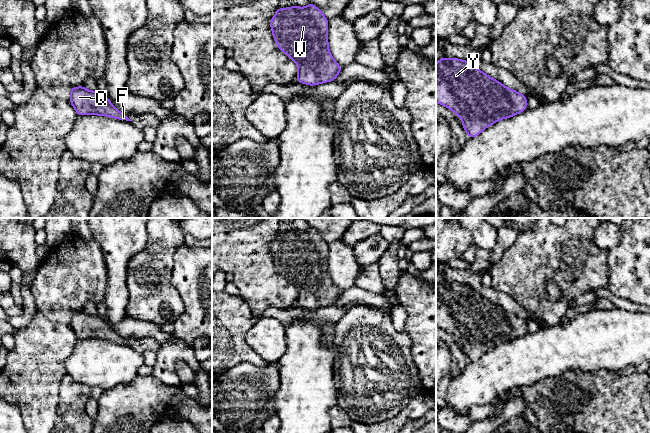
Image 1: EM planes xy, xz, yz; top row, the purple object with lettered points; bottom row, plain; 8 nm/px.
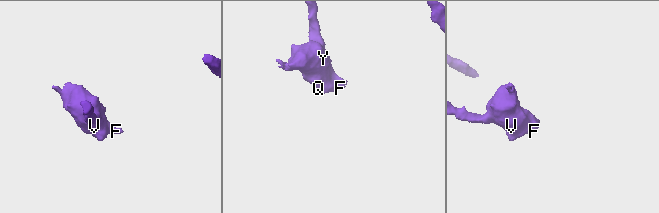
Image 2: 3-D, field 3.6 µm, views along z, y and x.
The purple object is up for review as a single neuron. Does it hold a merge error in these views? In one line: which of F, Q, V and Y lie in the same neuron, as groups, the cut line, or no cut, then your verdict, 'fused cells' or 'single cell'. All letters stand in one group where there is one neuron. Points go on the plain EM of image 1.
groups F Q V Y; cut none; single cell

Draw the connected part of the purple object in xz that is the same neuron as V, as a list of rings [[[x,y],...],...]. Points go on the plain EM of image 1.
[[[311,226],[304,232],[277,232],[270,244],[276,270],[298,290],[296,306],[309,310],[331,306],[342,295],[328,269],[328,246]]]

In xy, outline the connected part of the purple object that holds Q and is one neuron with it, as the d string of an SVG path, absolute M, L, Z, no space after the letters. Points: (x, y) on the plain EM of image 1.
M83 309L71 311L69 325L78 340L100 339L132 345L116 333L105 319L100 318L98 315L87 314Z

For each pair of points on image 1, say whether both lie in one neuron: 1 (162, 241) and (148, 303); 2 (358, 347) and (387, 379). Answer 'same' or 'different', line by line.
1: same
2: same

